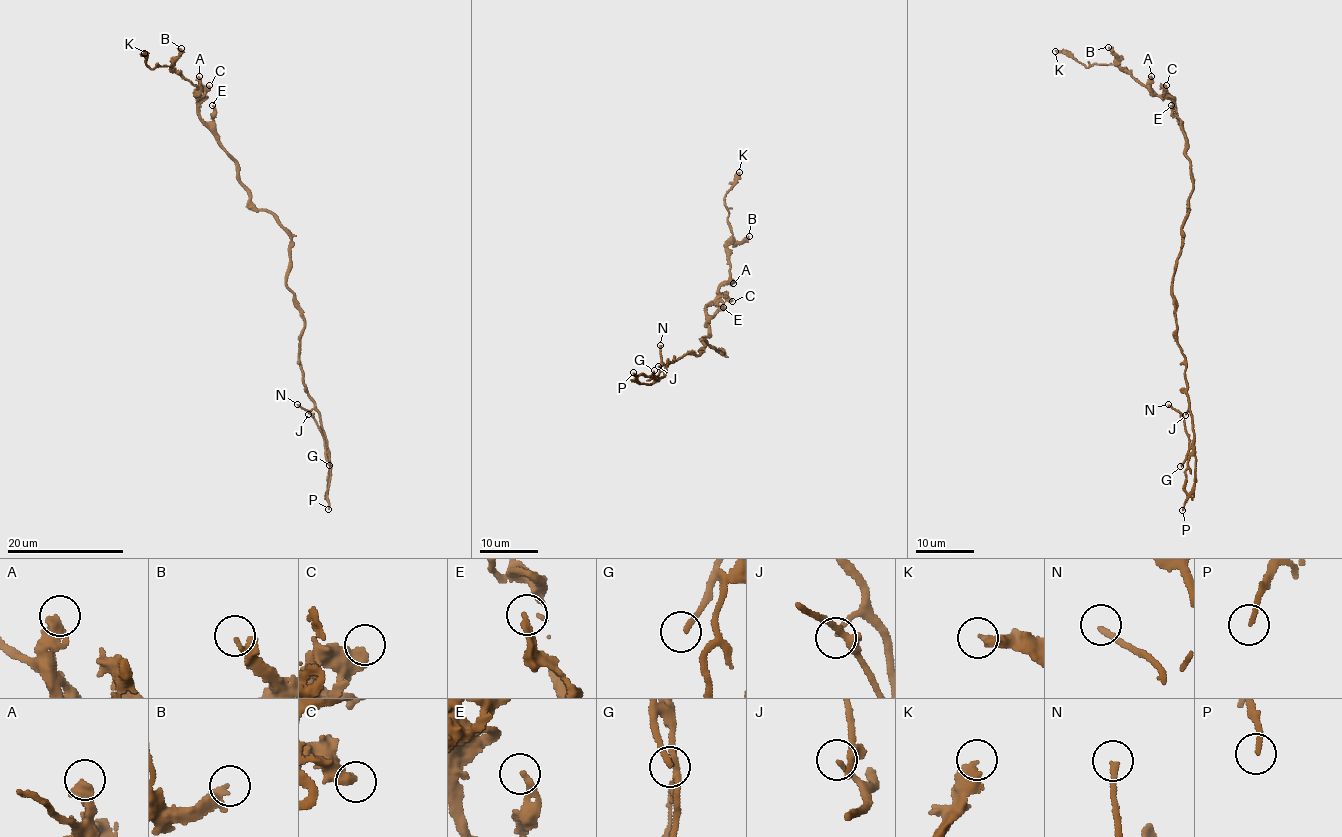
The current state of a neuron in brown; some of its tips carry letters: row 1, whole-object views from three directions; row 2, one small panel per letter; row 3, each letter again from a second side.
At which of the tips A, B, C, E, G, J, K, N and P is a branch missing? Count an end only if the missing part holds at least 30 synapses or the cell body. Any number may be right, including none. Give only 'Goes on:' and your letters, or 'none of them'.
Goes on: B, C

